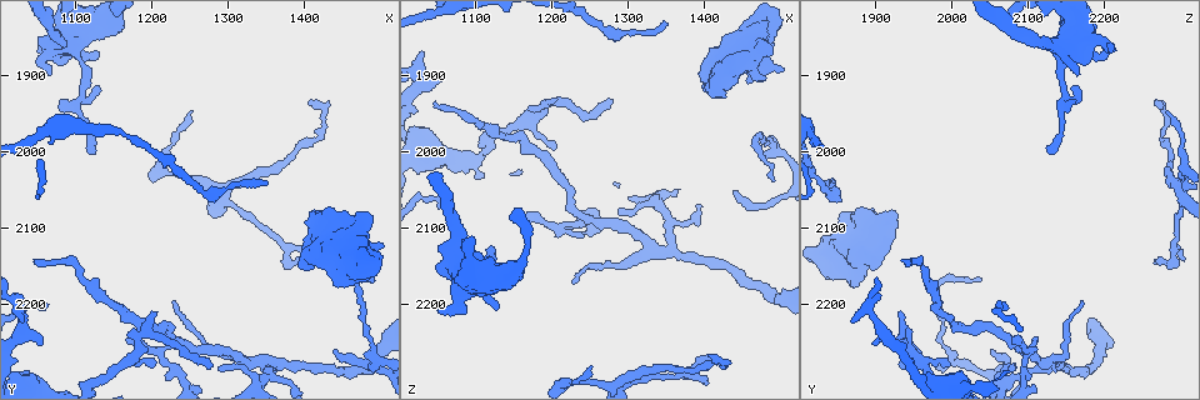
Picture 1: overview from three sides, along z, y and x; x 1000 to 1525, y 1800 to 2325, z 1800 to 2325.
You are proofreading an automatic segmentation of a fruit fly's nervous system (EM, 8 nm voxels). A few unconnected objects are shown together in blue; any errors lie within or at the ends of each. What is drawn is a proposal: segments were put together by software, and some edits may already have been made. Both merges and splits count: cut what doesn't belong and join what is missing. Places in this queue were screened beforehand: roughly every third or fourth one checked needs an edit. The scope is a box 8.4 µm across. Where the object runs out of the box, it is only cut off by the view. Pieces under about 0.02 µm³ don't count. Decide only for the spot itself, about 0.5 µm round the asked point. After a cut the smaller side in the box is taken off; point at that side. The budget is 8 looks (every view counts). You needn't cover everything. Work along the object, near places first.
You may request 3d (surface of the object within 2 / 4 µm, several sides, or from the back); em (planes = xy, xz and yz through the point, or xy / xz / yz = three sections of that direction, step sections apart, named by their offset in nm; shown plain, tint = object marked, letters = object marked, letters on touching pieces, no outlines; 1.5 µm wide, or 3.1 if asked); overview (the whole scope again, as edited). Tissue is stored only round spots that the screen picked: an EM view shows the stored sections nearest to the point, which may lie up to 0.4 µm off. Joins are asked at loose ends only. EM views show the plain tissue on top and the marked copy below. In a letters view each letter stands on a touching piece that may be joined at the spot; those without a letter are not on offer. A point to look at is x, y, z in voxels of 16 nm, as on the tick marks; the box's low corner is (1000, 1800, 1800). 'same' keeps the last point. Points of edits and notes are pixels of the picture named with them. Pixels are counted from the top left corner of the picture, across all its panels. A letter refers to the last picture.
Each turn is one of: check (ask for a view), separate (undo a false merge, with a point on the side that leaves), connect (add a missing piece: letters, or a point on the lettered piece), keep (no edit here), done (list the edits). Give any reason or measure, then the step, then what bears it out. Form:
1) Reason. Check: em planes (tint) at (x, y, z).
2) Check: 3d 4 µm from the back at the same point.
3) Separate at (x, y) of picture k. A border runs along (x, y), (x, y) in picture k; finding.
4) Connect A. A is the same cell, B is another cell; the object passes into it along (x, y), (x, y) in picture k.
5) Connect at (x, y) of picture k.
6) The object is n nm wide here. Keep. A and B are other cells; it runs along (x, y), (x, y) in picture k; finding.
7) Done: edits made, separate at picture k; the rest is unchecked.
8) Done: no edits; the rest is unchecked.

Stops while still wide. Check: 3d 2 µm at (1425, 2080, 1930).

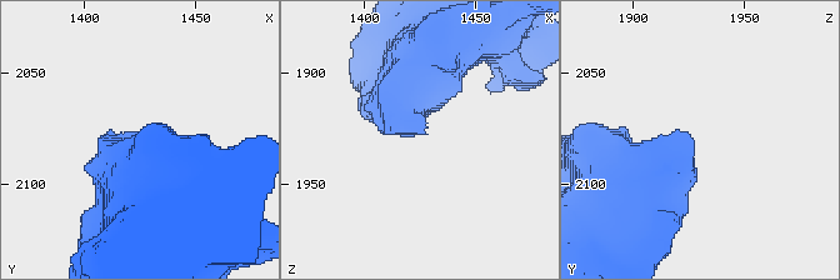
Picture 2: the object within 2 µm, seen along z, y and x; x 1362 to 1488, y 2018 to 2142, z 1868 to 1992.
Check: em planes (letters) at (1428, 2080, 1929).

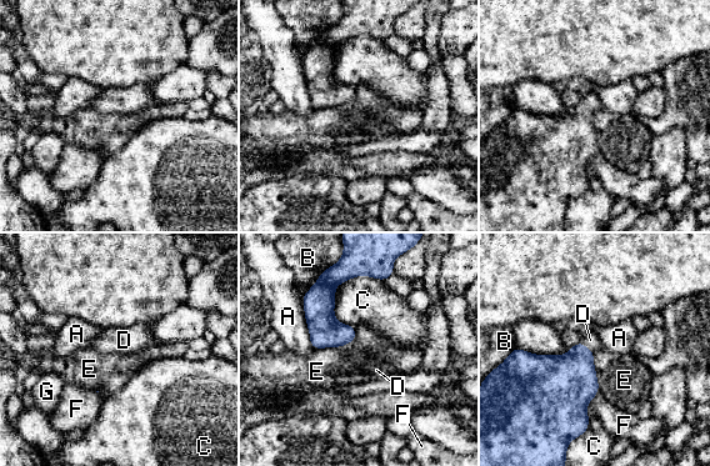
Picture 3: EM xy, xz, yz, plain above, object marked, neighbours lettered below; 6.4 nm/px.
The longest contact is with C, 400 nm. Connect D. D is the same cell, A, B, C, E, F and G are other cells; the object passes into it along (569, 381), (585, 346), (590, 340) in picture 3; the cell continues.

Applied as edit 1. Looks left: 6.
Redraw. Check: overview.

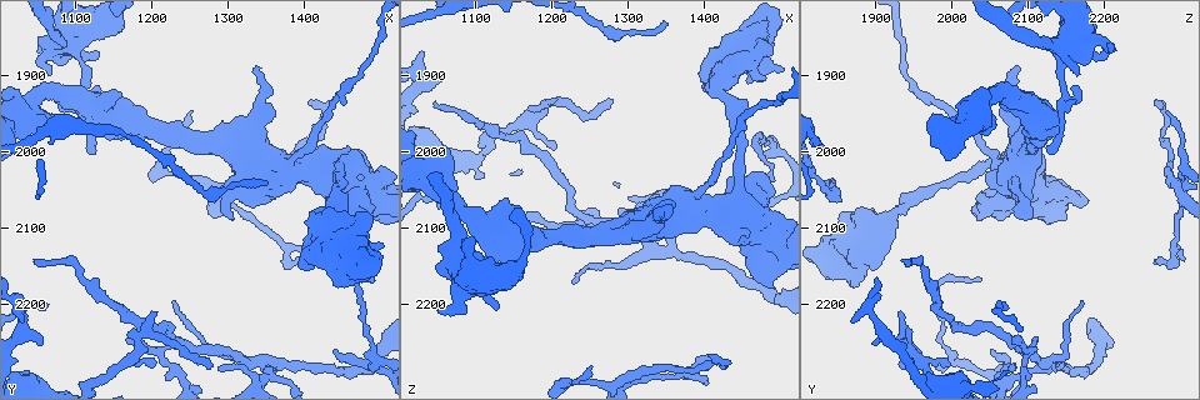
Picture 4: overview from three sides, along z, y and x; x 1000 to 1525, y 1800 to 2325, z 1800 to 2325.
Four or more arms meet. Check: 3d 2 µm at (1360, 2275, 2130).

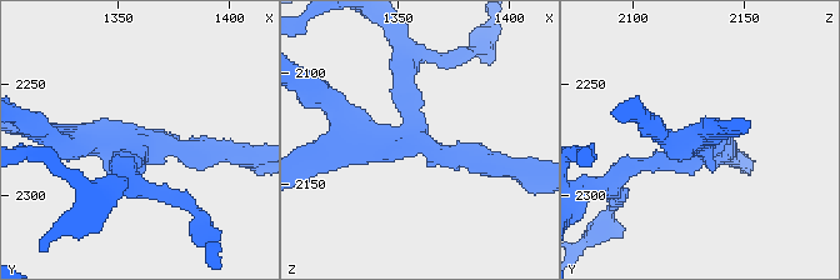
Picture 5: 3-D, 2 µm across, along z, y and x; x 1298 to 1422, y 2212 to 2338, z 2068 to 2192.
4 arms meet here; now the EM. Check: em planes (letters) at (1361, 2276, 2132).

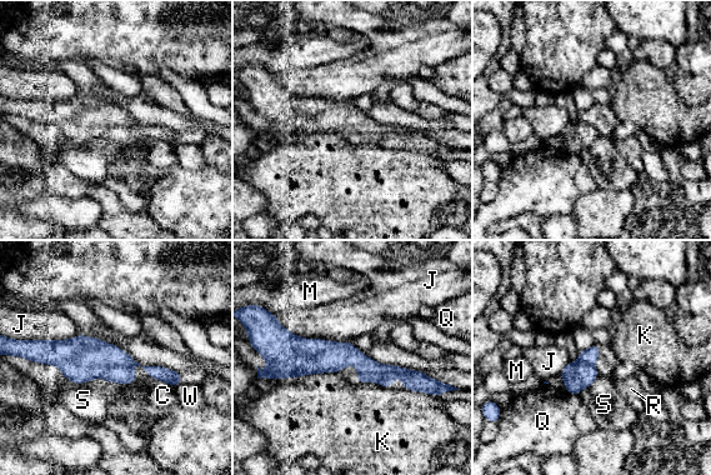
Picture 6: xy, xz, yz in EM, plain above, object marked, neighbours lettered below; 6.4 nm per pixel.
The object is 190 nm wide here. Separate at (81, 359) of picture 6. C, J, K, M, Q, R, S and W are other cells; two cells meet here.

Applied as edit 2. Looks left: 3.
Done: edits made, connect at picture 3, separate at picture 6; the rest is unchecked.

